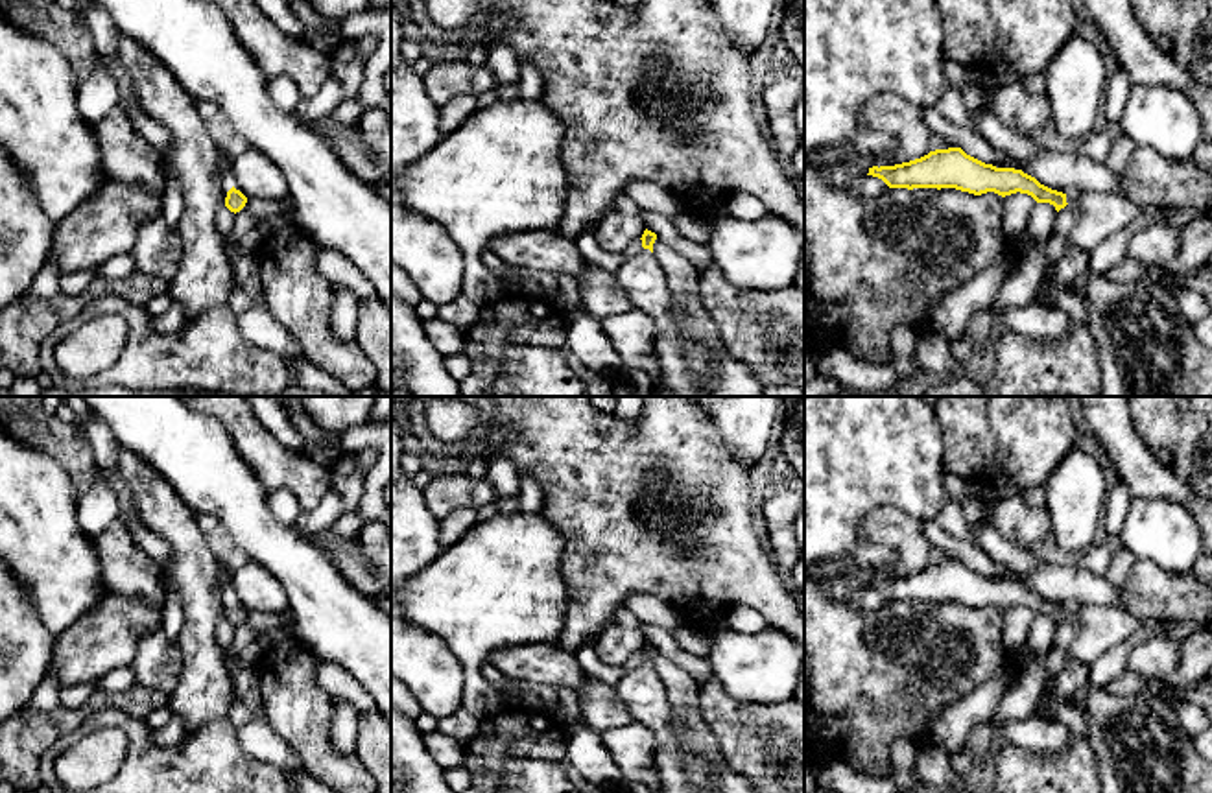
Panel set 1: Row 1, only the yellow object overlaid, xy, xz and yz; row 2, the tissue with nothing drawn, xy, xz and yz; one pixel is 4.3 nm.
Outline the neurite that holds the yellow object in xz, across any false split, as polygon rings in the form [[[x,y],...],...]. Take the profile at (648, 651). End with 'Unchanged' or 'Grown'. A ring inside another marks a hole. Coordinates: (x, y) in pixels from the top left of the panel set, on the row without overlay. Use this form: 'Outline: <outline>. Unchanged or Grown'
Outline: [[[644,644],[642,664],[627,671],[616,686],[620,699],[635,721],[653,730],[657,738],[655,763],[662,793],[692,793],[679,762],[679,745],[670,730],[670,701],[666,688],[653,668],[657,647]]]. Grown

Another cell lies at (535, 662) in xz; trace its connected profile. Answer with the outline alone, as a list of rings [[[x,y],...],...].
[[[528,644],[493,651],[487,664],[500,669],[507,679],[548,686],[568,686],[577,693],[587,688],[590,675],[579,666],[574,653],[559,645]]]

